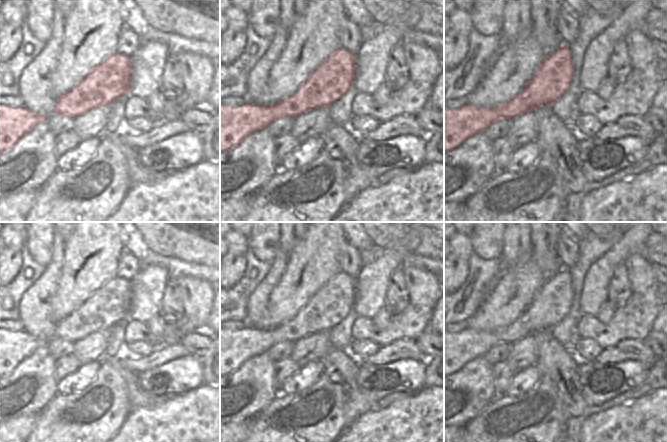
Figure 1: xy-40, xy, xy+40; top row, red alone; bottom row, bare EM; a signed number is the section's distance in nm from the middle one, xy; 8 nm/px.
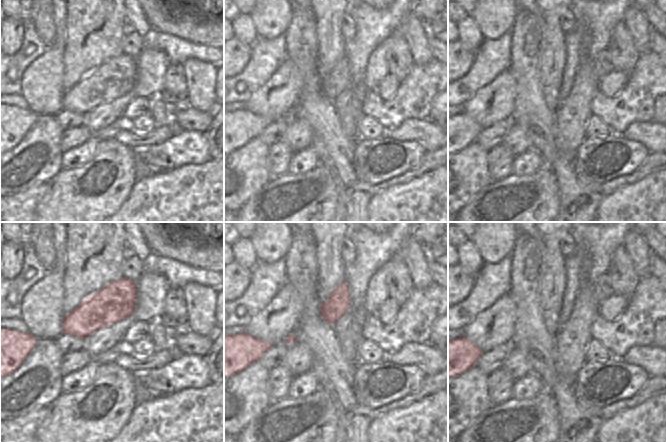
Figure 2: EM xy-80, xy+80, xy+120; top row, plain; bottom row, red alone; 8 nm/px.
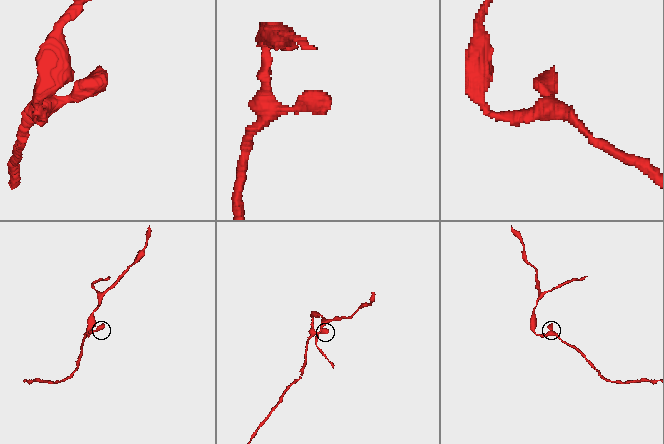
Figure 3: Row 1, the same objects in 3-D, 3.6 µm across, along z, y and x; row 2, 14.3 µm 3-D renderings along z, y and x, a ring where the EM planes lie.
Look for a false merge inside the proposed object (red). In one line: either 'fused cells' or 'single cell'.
single cell

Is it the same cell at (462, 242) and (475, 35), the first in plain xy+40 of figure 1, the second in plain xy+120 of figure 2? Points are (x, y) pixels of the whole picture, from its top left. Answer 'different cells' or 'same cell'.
same cell

